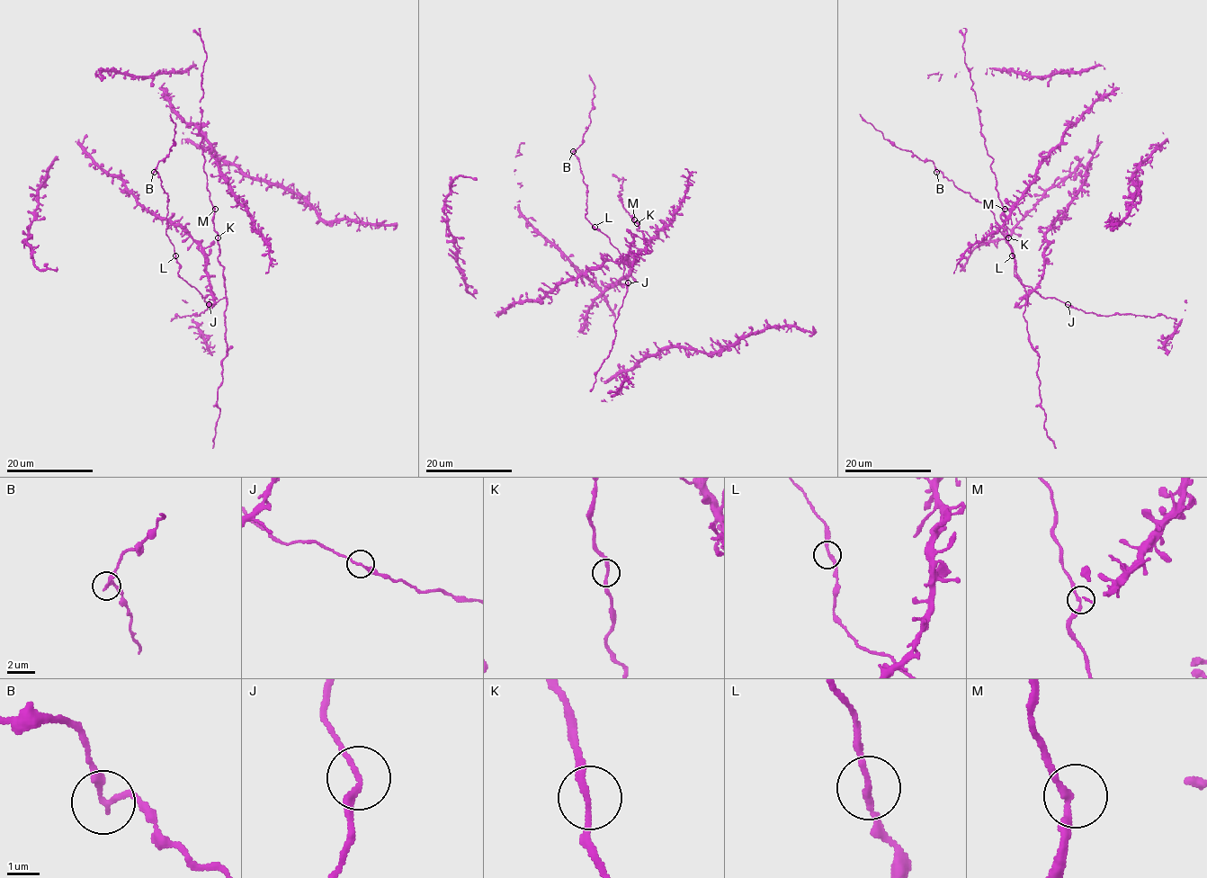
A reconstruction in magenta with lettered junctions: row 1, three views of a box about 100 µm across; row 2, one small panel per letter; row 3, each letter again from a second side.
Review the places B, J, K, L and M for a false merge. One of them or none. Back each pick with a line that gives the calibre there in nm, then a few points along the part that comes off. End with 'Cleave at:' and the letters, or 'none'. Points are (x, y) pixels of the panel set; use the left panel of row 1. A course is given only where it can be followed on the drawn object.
Cleave at: none

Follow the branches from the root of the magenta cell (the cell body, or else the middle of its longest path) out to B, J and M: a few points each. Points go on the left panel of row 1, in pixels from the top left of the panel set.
B: (218, 237), (225, 288), (219, 300), (209, 286), (199, 292), (177, 273), (165, 233), (168, 195), (154, 172)
J: (218, 237), (225, 296), (219, 300), (206, 286), (201, 293), (209, 304)
M: (218, 237), (213, 222), (215, 209)

